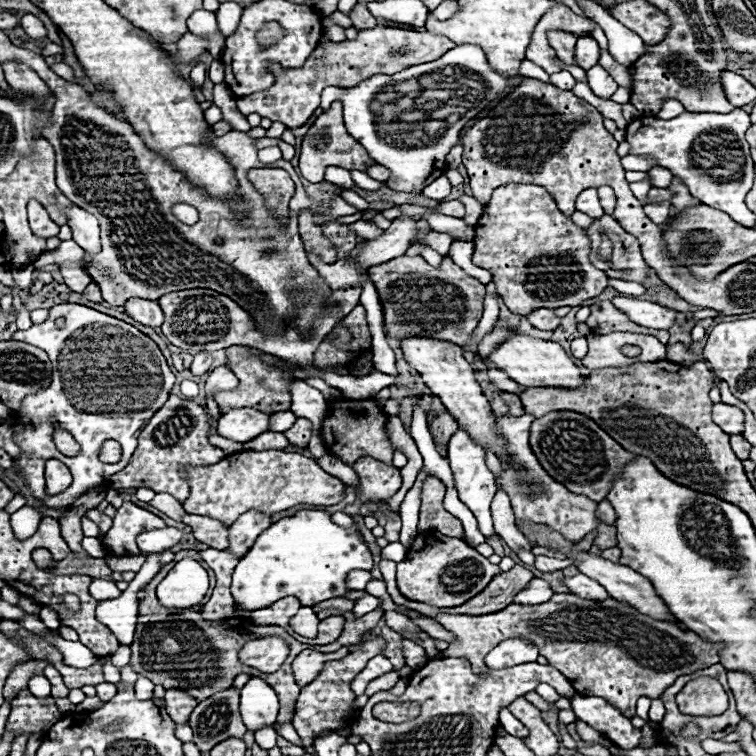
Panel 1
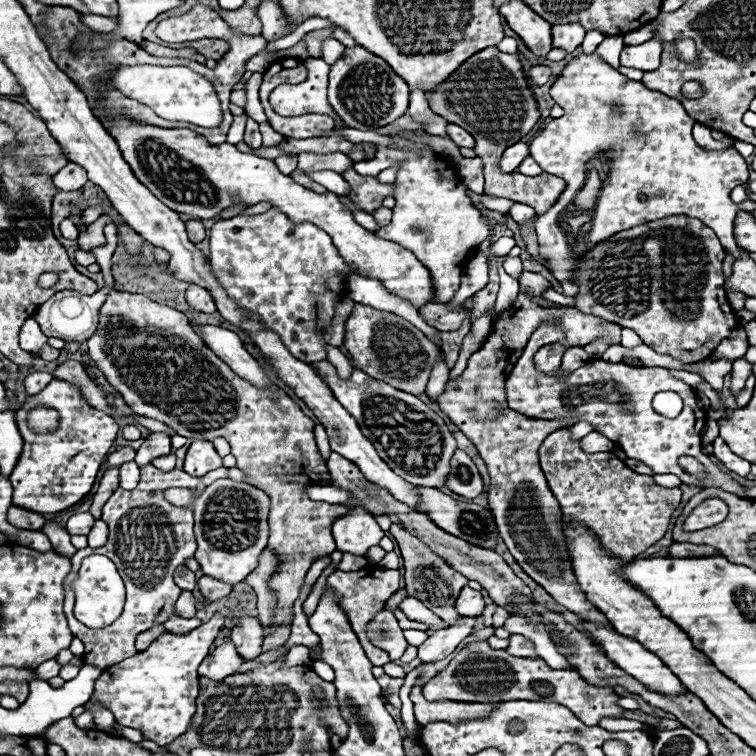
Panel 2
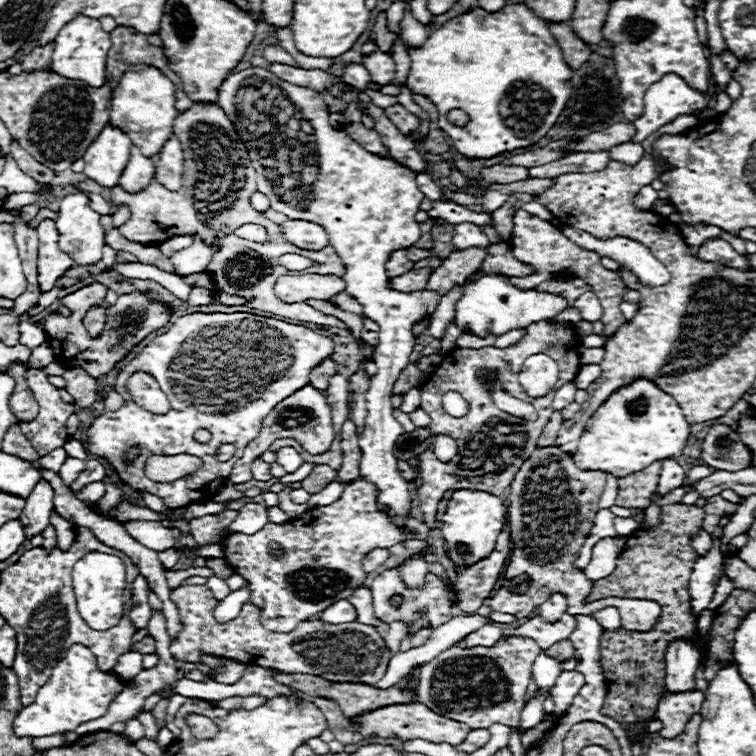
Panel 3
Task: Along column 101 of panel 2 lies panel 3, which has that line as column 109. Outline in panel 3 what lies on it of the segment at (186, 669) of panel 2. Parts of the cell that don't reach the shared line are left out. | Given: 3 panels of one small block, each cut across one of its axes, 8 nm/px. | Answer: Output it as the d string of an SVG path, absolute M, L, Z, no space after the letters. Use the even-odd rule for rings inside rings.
M74 644L68 650L68 656L54 668L50 680L38 690L36 700L14 718L12 730L20 738L24 736L40 738L40 736L52 736L52 734L76 730L76 726L80 726L82 722L104 716L108 704L114 700L118 692L120 692L118 678L100 672L94 654L88 648Z

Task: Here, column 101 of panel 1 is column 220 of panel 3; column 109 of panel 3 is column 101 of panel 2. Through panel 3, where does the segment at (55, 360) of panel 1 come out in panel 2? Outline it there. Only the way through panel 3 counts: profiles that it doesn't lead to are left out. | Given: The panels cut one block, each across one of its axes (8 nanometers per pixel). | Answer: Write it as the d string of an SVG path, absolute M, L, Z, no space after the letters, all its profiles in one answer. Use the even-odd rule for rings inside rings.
M58 378L24 402L24 406L16 412L16 424L24 438L24 450L22 460L18 460L10 474L10 482L14 486L12 504L42 514L66 510L90 492L94 478L118 434L118 424L108 414L88 406L76 386ZM34 406L46 406L58 412L58 428L48 432L46 438L34 438L34 432L26 424L28 412Z

